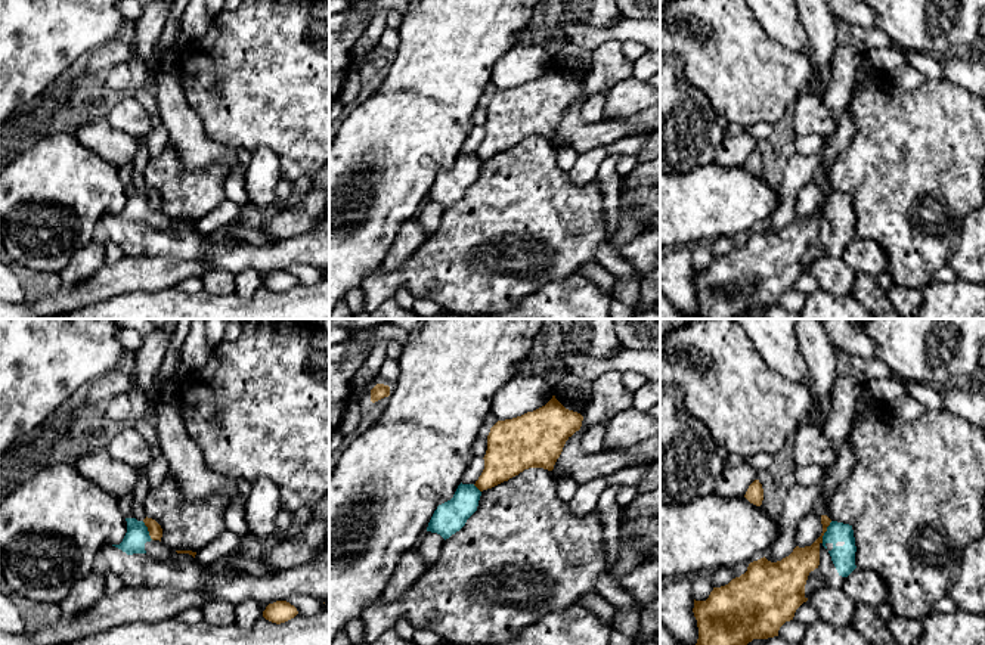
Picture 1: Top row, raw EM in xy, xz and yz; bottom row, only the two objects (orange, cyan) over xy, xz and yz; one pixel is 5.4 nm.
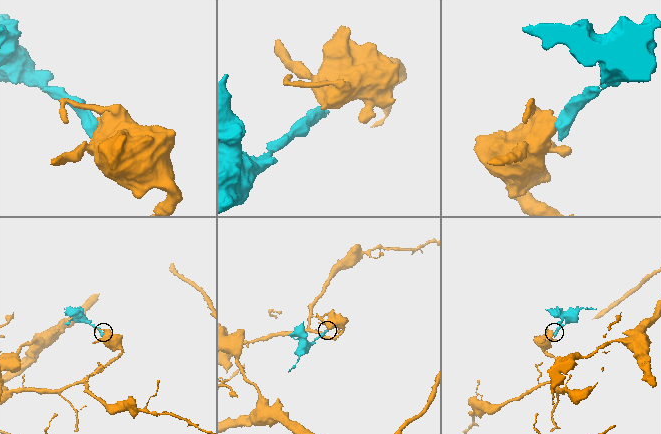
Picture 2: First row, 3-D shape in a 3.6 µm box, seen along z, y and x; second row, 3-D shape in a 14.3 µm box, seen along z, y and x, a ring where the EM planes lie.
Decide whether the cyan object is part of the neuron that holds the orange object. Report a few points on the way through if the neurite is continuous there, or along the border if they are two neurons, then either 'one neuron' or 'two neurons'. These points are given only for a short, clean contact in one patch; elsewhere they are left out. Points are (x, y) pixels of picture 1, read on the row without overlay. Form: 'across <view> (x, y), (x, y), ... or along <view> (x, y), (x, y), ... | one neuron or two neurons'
along yz (832, 191), (821, 211) | two neurons

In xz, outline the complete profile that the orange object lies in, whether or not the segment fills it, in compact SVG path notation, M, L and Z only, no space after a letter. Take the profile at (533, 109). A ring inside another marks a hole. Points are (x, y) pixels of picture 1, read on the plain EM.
M555 65L533 81L498 90L487 105L484 139L474 155L483 161L529 137L552 140L582 90L580 83L566 78Z

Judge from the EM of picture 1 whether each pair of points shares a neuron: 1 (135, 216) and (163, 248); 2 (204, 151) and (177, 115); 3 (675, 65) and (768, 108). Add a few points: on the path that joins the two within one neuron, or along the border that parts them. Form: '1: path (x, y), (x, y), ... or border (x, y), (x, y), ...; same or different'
1: path (138, 223), (155, 241); same
2: path (195, 142), (186, 133), (183, 124); same
3: border (675, 53), (683, 61), (684, 78), (705, 95); different

